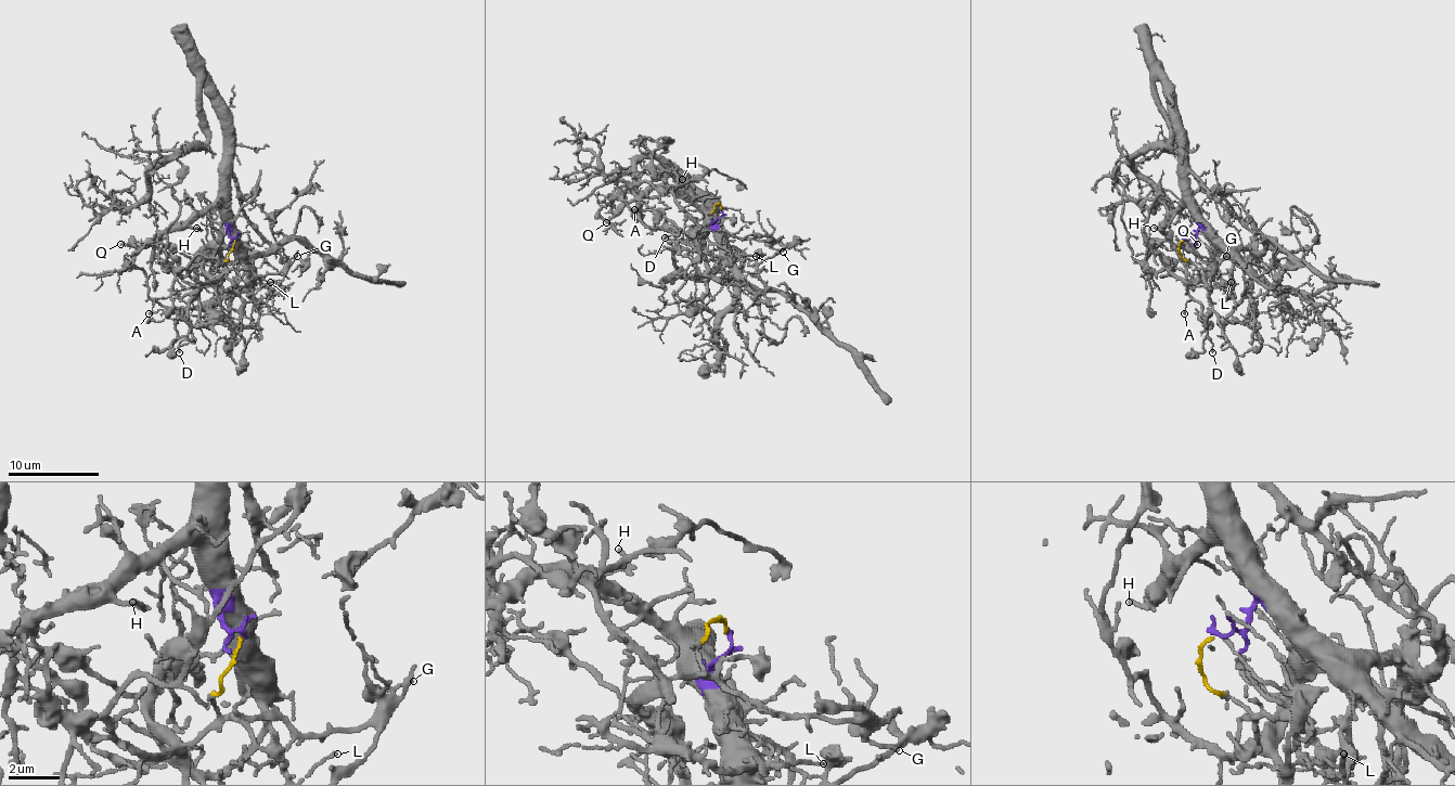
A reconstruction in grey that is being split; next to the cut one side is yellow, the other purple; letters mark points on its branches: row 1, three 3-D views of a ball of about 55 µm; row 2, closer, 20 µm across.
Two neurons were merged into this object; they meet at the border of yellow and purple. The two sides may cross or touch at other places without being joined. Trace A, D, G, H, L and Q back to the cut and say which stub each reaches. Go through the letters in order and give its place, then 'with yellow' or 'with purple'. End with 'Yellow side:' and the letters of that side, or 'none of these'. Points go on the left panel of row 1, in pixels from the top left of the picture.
A: at (149, 313); with yellow
D: at (179, 352); with yellow
G: at (297, 256); with yellow
H: at (196, 228); with purple
L: at (270, 282); with purple
Q: at (120, 244); with purple
Yellow side: A, D, G

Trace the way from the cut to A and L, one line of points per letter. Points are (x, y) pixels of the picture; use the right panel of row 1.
A: (1184, 240), (1180, 256), (1198, 269), (1211, 308), (1207, 325), (1202, 308), (1194, 298), (1186, 303), (1184, 314)
L: (1184, 240), (1194, 237), (1200, 228), (1232, 262), (1230, 283)

